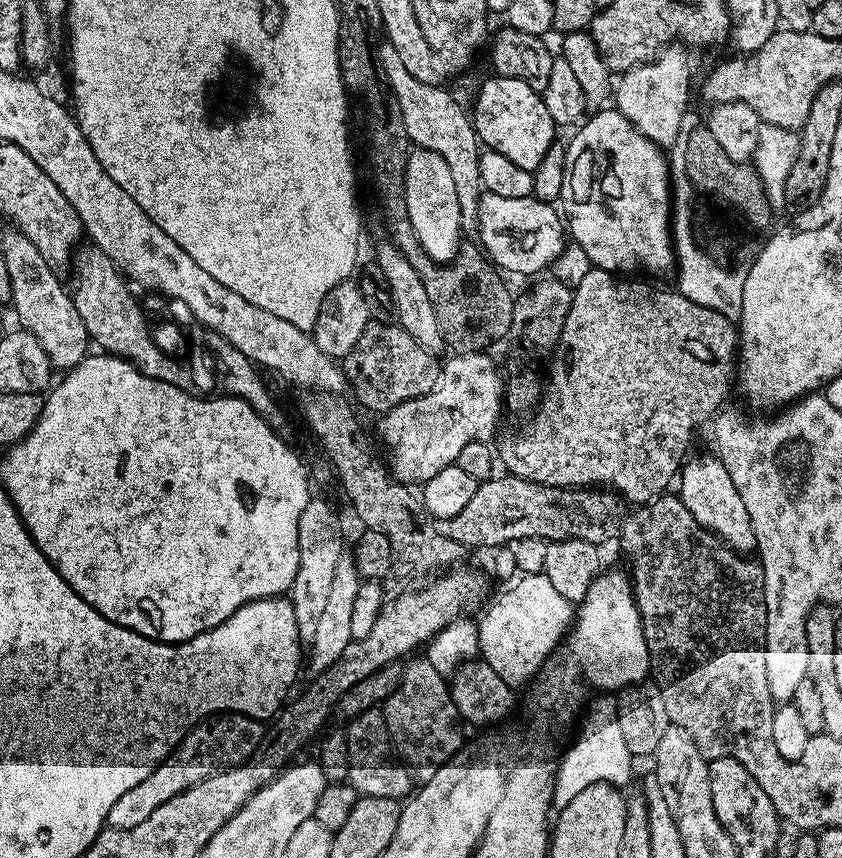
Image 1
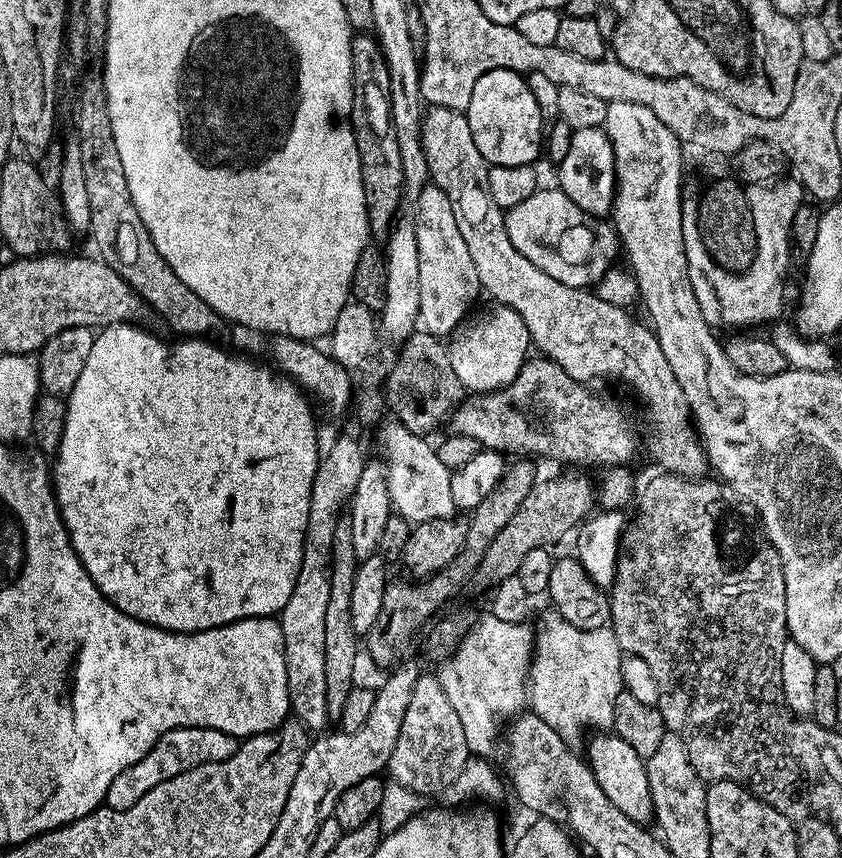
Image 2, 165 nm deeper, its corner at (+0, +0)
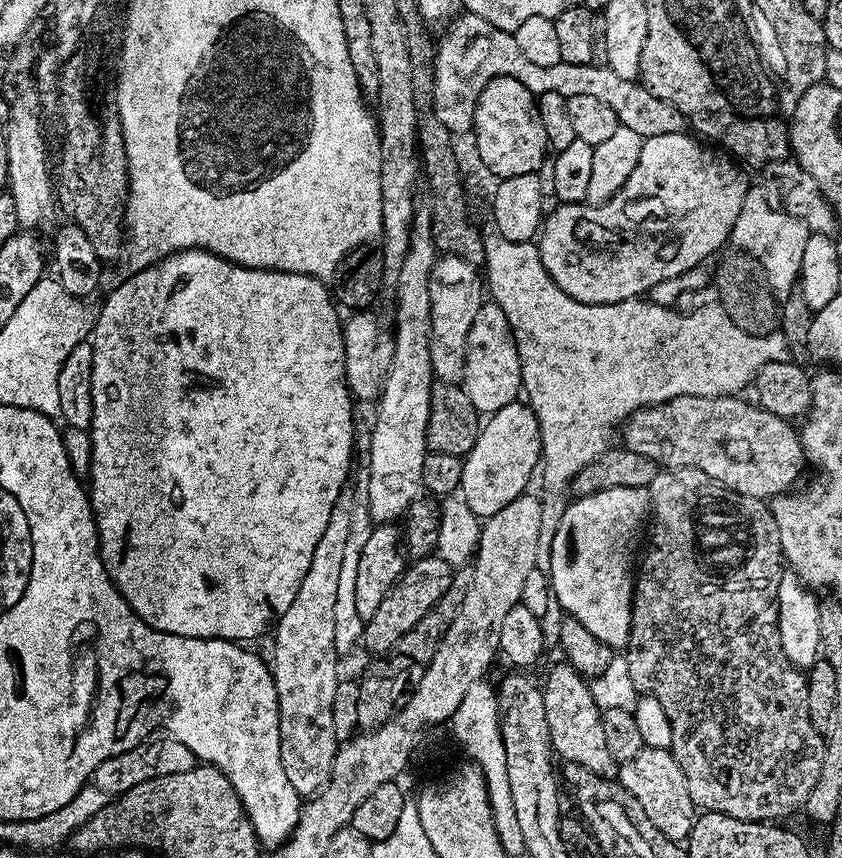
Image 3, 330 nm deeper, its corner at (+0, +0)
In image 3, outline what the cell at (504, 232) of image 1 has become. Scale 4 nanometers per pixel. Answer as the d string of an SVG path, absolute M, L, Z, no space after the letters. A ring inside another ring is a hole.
M682 131L674 134L658 134L657 136L647 137L642 146L638 166L634 166L631 181L625 184L624 187L619 188L606 203L594 205L587 202L579 204L561 203L553 213L545 215L538 233L538 247L542 258L542 266L546 266L550 278L554 278L554 282L558 282L558 286L562 286L562 290L566 290L566 294L570 298L587 304L617 304L623 300L635 300L643 297L658 282L663 282L668 278L675 278L682 274L683 271L690 270L692 267L705 263L709 258L715 257L720 251L722 241L737 231L741 221L740 212L746 206L747 200L744 199L748 196L748 184L744 181L743 174L740 173L741 165L735 159L724 154L716 157L711 152L711 150L713 151L711 147L705 146L695 135L692 135L693 137L688 135L687 131Z

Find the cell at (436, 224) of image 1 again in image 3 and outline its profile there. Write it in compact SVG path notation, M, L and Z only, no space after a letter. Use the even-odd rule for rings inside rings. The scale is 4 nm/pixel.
M441 255L428 279L432 319L432 374L444 384L460 384L464 379L467 339L479 308L486 302L486 288L478 268L462 257Z

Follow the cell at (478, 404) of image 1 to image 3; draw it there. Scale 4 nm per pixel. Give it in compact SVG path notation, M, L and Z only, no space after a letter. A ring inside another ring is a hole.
M739 395L731 396L679 396L678 398L670 398L661 404L652 404L648 408L640 408L635 414L628 417L622 425L622 436L624 432L623 447L634 450L634 454L643 454L646 458L653 460L661 469L669 468L693 468L694 470L702 470L710 477L716 480L722 486L726 486L730 490L734 490L738 494L746 494L752 496L756 500L765 502L771 501L773 496L783 496L797 487L796 479L803 474L806 469L806 457L804 455L804 443L800 440L799 431L789 421L783 420L781 416L770 414L765 408L761 408L759 403L751 402L747 404L744 400L739 400Z

